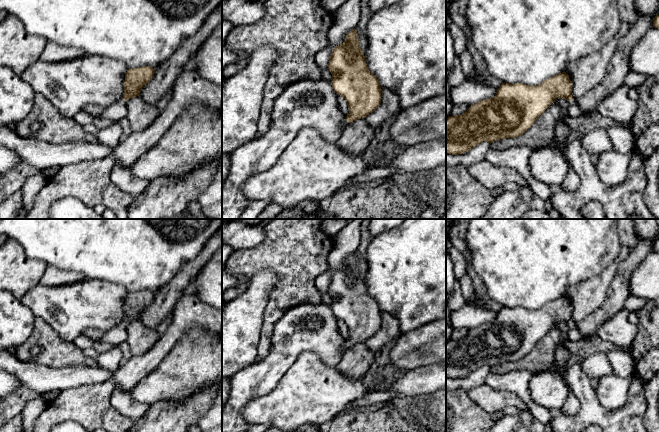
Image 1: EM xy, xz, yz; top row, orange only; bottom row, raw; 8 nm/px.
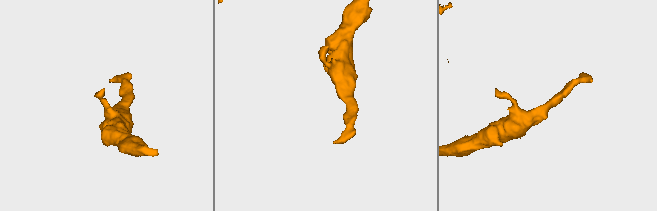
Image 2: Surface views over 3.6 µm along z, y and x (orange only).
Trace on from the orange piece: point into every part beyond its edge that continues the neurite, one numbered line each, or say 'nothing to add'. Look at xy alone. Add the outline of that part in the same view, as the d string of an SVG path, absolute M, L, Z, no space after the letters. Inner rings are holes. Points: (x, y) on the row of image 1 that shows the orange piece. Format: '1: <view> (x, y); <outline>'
1: xy (115, 112); M124 99L118 100L116 103L104 108L103 112L97 117L119 122L122 118L127 117L126 101Z

